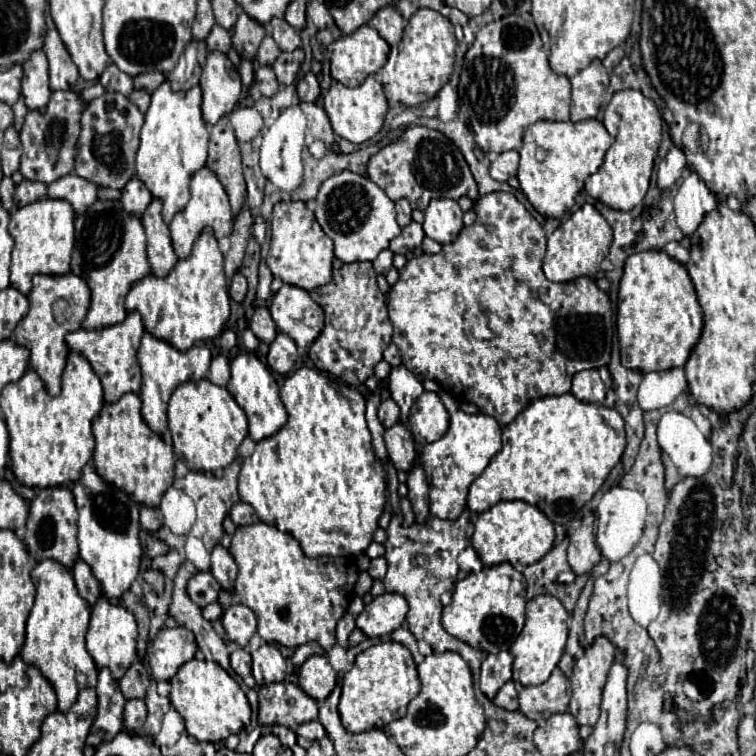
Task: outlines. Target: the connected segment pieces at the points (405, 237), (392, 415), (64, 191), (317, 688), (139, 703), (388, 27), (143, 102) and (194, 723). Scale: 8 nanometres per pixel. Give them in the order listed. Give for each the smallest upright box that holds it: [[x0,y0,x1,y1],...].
[[390,222,426,256],[378,398,400,428],[48,174,98,214],[298,654,336,700],[124,698,146,730],[368,6,404,46],[130,90,150,112],[170,658,250,742]]

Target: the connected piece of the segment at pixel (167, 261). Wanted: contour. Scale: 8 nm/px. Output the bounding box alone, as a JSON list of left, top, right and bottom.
[142,198,178,274]

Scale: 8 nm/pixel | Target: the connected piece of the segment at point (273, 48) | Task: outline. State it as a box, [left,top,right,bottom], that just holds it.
[256,34,280,64]

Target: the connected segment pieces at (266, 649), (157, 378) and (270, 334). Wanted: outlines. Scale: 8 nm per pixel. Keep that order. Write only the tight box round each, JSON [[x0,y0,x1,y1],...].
[[251,643,287,686],[138,332,212,436],[250,306,276,344]]

